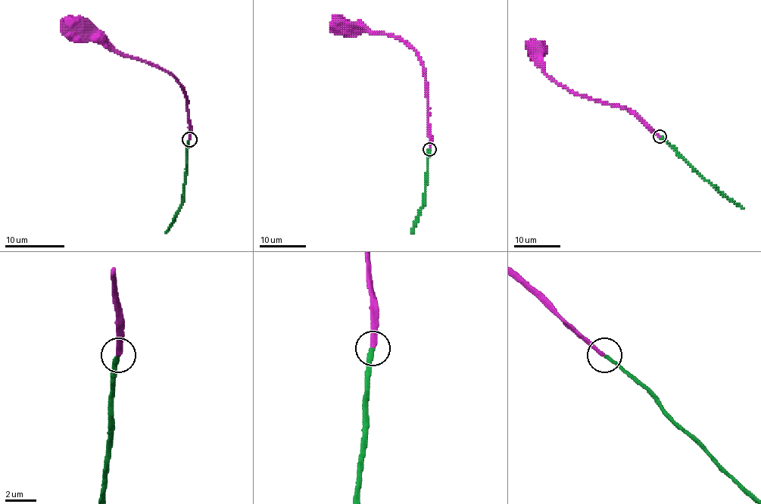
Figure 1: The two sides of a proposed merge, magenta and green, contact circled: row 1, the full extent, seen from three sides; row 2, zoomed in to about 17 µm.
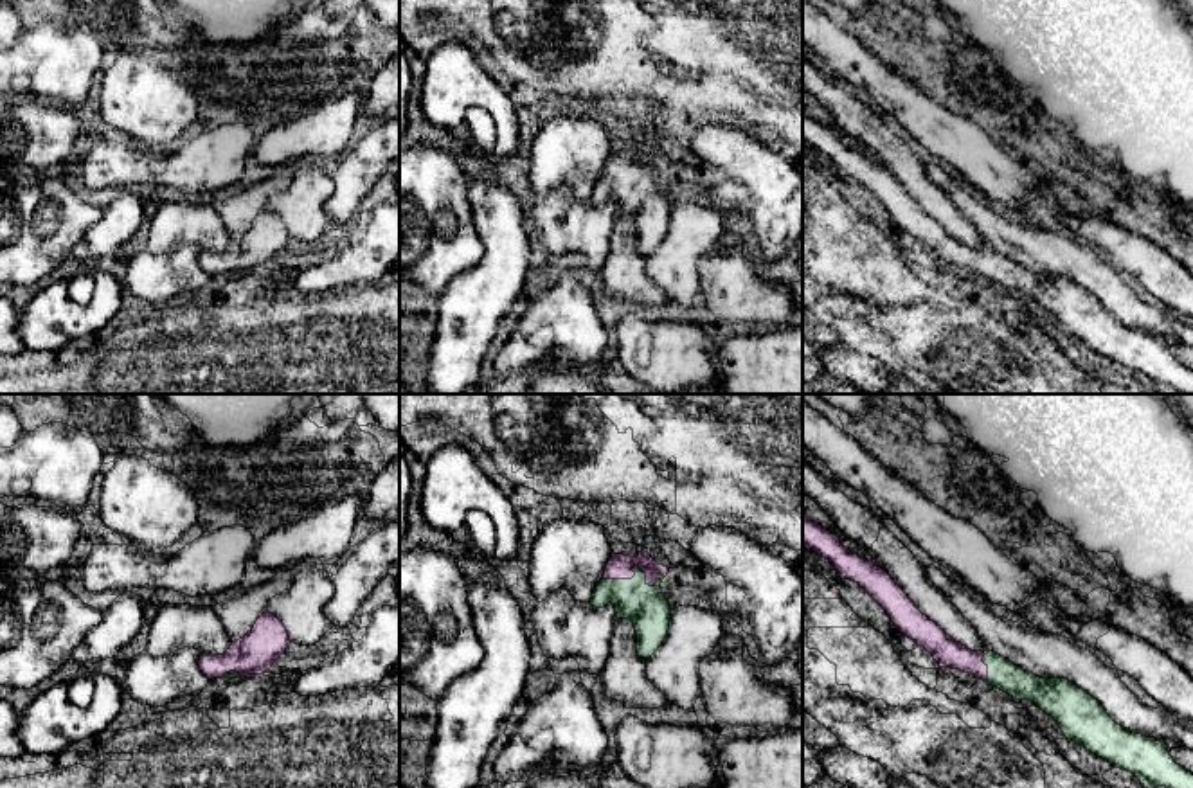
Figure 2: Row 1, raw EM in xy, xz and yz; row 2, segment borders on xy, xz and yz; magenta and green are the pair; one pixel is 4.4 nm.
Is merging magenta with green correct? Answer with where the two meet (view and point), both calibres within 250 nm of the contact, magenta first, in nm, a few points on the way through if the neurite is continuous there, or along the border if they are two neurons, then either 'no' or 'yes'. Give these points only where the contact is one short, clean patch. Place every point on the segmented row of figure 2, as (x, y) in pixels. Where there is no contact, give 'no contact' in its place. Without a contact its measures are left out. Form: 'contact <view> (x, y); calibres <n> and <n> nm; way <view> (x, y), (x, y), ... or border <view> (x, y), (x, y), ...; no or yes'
contact xz (636, 565); calibres 110 and 190 nm; way xz (619, 567), (636, 565), (636, 594), (646, 607); yes

